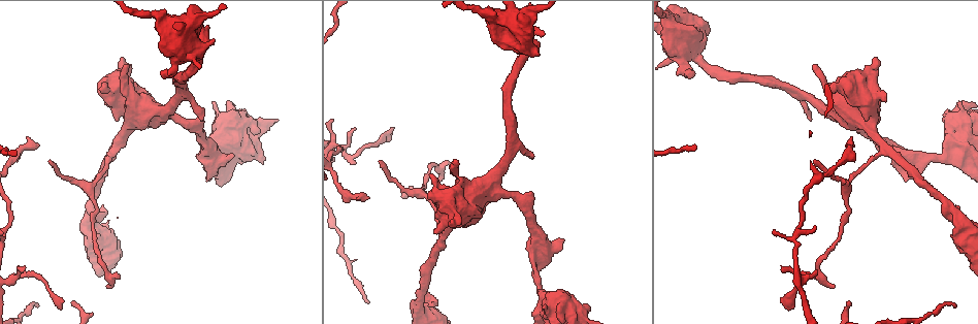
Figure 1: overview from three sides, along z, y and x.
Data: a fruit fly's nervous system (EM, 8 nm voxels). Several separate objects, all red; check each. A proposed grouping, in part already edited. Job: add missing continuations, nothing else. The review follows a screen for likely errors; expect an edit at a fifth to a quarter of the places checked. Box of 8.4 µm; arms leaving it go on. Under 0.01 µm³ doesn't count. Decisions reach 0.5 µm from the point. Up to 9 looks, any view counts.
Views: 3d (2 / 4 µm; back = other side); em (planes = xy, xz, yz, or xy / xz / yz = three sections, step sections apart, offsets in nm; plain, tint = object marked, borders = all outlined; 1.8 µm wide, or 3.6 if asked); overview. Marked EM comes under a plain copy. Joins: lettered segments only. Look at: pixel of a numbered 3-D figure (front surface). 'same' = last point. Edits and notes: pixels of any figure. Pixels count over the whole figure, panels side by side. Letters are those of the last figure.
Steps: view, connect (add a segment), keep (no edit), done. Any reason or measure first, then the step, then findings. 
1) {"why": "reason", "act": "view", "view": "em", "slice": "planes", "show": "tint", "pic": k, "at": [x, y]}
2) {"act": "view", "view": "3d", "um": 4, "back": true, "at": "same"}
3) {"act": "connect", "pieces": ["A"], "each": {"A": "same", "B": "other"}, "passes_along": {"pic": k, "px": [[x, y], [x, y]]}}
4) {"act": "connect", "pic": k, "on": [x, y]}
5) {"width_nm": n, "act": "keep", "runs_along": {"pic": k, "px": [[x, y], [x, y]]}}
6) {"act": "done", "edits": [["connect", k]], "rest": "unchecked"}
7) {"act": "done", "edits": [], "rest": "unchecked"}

{"act": "view", "view": "3d", "um": 4, "back": true, "pic": 1, "at": [853, 145]}

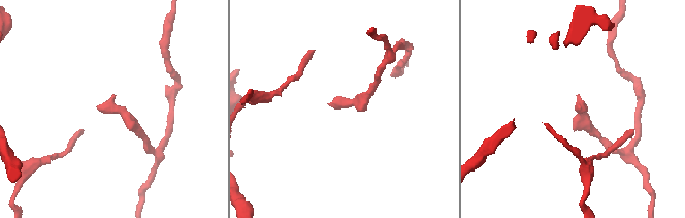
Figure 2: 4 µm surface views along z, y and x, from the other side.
{"why": "now the EM", "act": "view", "view": "em", "slice": "xz", "step": 16, "show": "tint", "pic": 2, "at": [332, 104]}

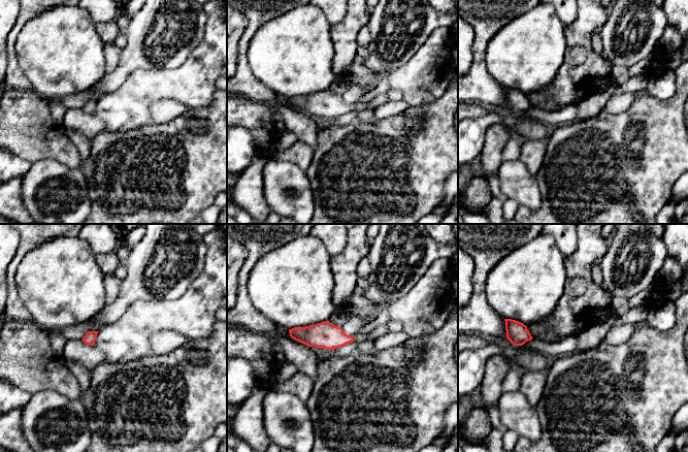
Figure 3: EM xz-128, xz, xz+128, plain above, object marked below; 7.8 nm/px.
{"act": "view", "view": "em", "slice": "xy", "step": 4, "show": "borders", "at": "same"}

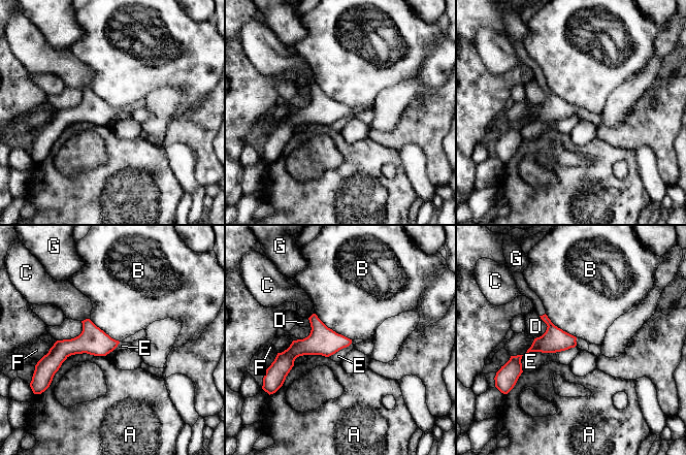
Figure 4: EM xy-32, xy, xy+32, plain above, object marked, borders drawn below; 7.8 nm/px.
{"act": "keep", "each": {"A": "other", "B": "other", "C": "other", "D": "other", "E": "other", "F": "other", "G": "other"}, "border": {"pic": 4, "px": [[315, 314], [328, 327], [352, 339]]}, "found": "no lettered segment goes on from it"}

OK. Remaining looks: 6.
{"act": "view", "view": "em", "um": 3.6, "slice": "planes", "show": "tint", "pic": 1, "at": [163, 21]}

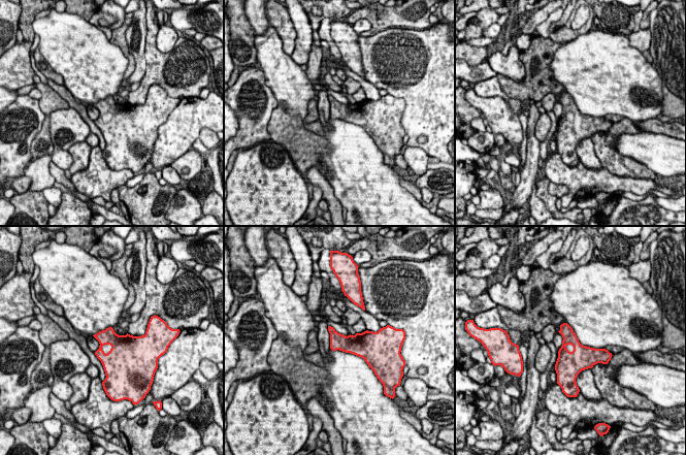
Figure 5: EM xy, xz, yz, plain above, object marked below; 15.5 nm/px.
{"act": "view", "view": "em", "um": 3.6, "slice": "planes", "show": "borders", "at": "same"}

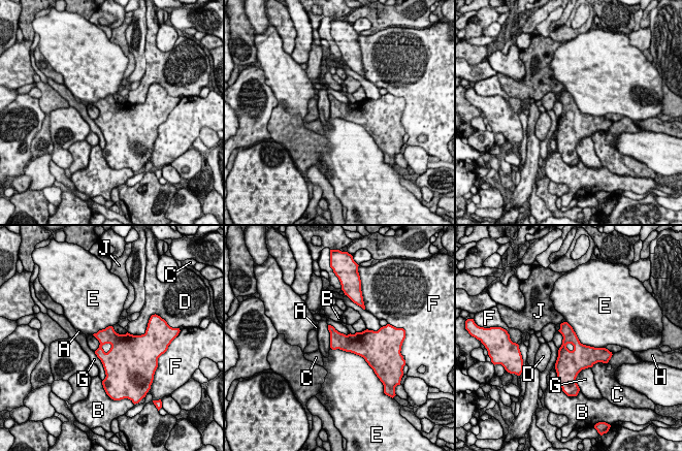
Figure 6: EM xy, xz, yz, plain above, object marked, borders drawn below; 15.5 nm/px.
{"act": "keep", "each": {"A": "other", "B": "other", "C": "other", "D": "other", "E": "other", "F": "other", "G": "other", "H": "other", "J": "other"}, "found": "no lettered segment goes on from it"}

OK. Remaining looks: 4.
{"why": "tapers out", "act": "view", "view": "3d", "um": 2, "pic": 1, "at": [955, 305]}

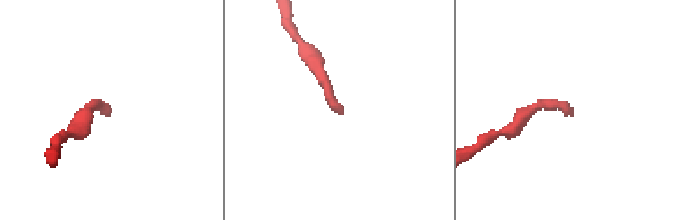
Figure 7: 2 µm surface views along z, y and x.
{"why": "need the tissue", "act": "view", "view": "em", "slice": "xz", "step": 8, "show": "tint", "pic": 7, "at": [109, 114]}

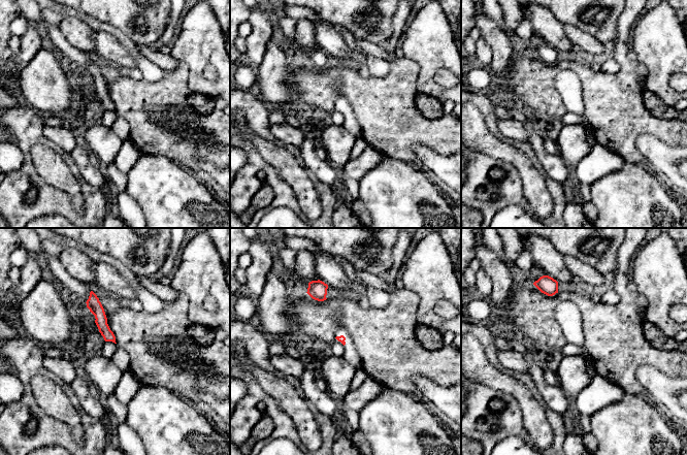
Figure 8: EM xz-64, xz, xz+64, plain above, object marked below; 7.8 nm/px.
{"why": "another direction", "act": "view", "view": "em", "slice": "yz", "step": 8, "show": "borders", "at": "same"}

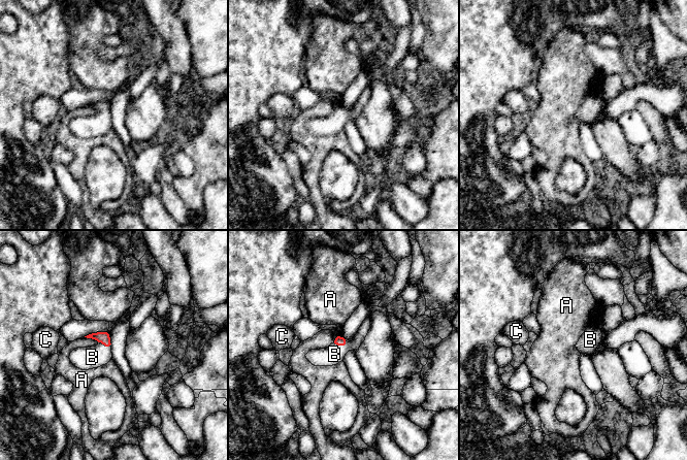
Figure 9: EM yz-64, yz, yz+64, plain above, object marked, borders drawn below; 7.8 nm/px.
{"act": "connect", "pieces": ["B"], "each": {"A": "other", "B": "same", "C": "other"}, "found": "the neuron continues"}

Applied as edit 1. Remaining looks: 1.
{"act": "done", "edits": [["connect", 9]], "rest": "unchecked"}

